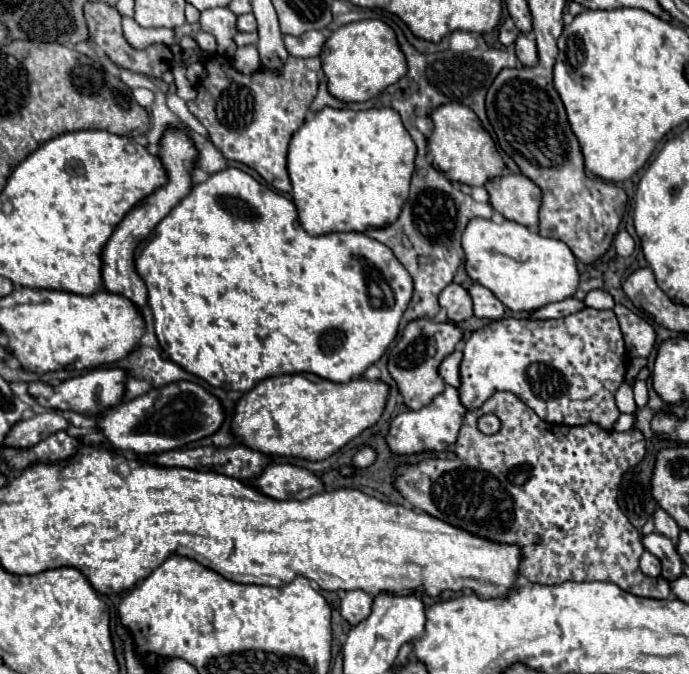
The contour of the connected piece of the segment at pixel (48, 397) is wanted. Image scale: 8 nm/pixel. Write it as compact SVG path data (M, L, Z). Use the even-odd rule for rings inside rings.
M91 370L83 376L75 376L69 380L63 380L61 384L53 386L53 384L45 384L41 380L29 382L27 392L31 394L31 398L35 398L35 402L43 408L53 408L53 410L71 410L71 412L91 412L97 414L101 406L115 406L117 402L121 402L123 394L125 394L125 372L123 370Z

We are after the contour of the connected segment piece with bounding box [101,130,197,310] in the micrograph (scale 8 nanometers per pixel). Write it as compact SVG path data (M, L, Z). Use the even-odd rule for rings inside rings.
M169 130L169 134L165 134L165 138L161 138L159 148L161 148L159 160L163 162L163 168L167 172L167 184L157 188L151 196L143 198L137 206L133 206L127 212L127 216L117 224L117 228L113 230L111 238L107 240L107 244L103 246L103 252L101 252L101 260L103 260L101 276L103 276L105 290L111 294L121 294L121 296L129 298L139 310L143 310L147 306L147 286L135 272L133 252L135 252L137 244L151 234L151 230L157 226L157 222L161 222L161 218L165 218L165 214L169 214L169 210L173 206L177 206L177 202L181 202L181 198L185 198L189 194L189 190L193 186L191 170L195 168L193 154L197 154L197 150L193 150L193 142L189 142L189 134L185 134L185 130Z

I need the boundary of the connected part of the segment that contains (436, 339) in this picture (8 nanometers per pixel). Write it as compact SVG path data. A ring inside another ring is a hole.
M427 318L413 320L403 328L403 336L399 342L389 350L389 360L387 360L387 370L391 378L395 380L399 394L403 396L403 404L411 410L419 410L427 406L437 394L443 392L445 382L437 374L437 368L441 360L451 354L457 346L457 342L463 338L463 332L457 324L451 322L441 322L435 324Z

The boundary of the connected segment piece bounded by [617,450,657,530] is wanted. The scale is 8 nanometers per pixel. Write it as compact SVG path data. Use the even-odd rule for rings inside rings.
M649 450L647 456L641 460L641 464L625 472L619 486L619 496L617 496L619 508L637 530L641 530L657 510L649 484L653 464L655 464L655 450Z

